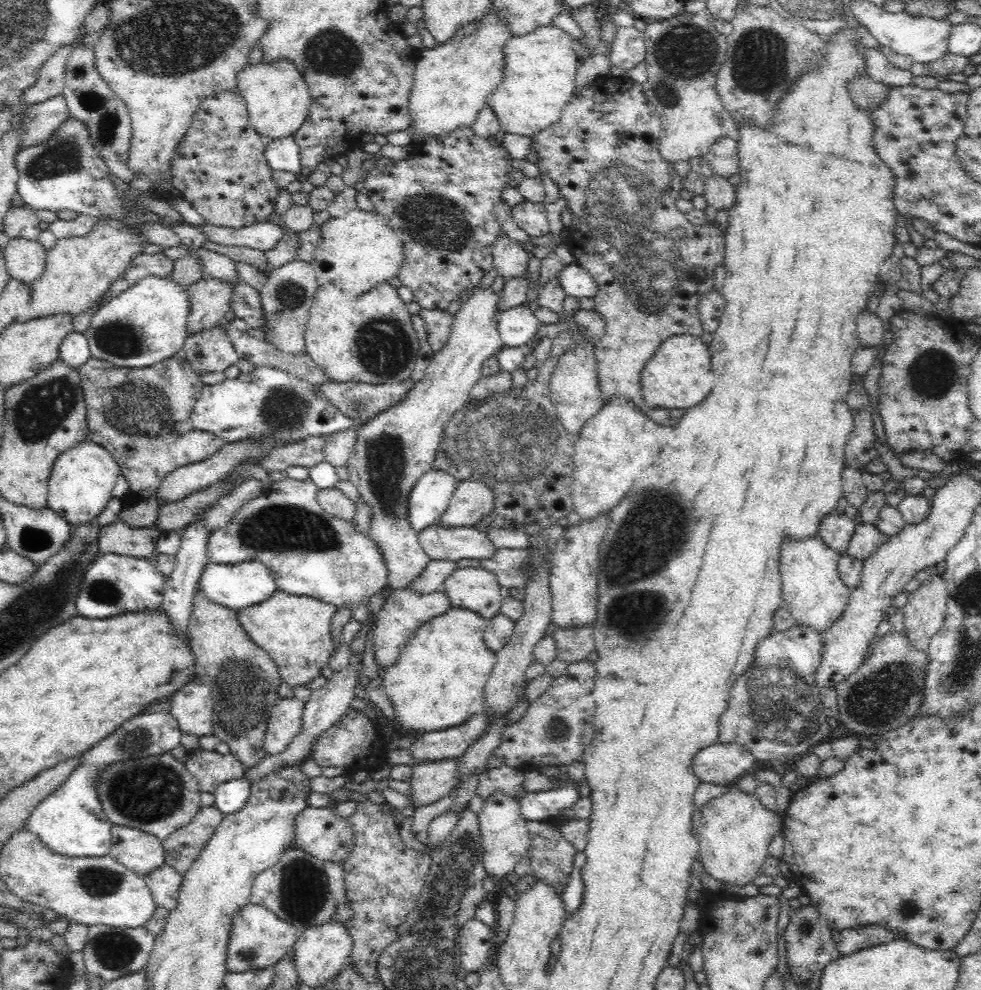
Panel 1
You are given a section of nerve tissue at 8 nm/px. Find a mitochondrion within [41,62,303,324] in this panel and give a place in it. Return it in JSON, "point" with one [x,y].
{"point":[90,99]}

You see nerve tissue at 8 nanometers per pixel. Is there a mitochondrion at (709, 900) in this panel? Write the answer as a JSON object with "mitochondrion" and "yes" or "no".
{"mitochondrion":"no"}

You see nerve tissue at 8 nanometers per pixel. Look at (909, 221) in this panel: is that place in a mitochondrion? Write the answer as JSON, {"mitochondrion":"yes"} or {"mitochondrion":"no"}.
{"mitochondrion":"no"}

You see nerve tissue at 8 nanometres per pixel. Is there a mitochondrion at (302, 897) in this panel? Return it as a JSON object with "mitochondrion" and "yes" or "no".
{"mitochondrion":"yes"}

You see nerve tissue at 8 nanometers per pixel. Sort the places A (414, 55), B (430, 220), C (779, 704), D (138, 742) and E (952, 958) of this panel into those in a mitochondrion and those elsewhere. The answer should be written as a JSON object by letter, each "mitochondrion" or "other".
{"A":"other","B":"mitochondrion","C":"mitochondrion","D":"mitochondrion","E":"other"}

